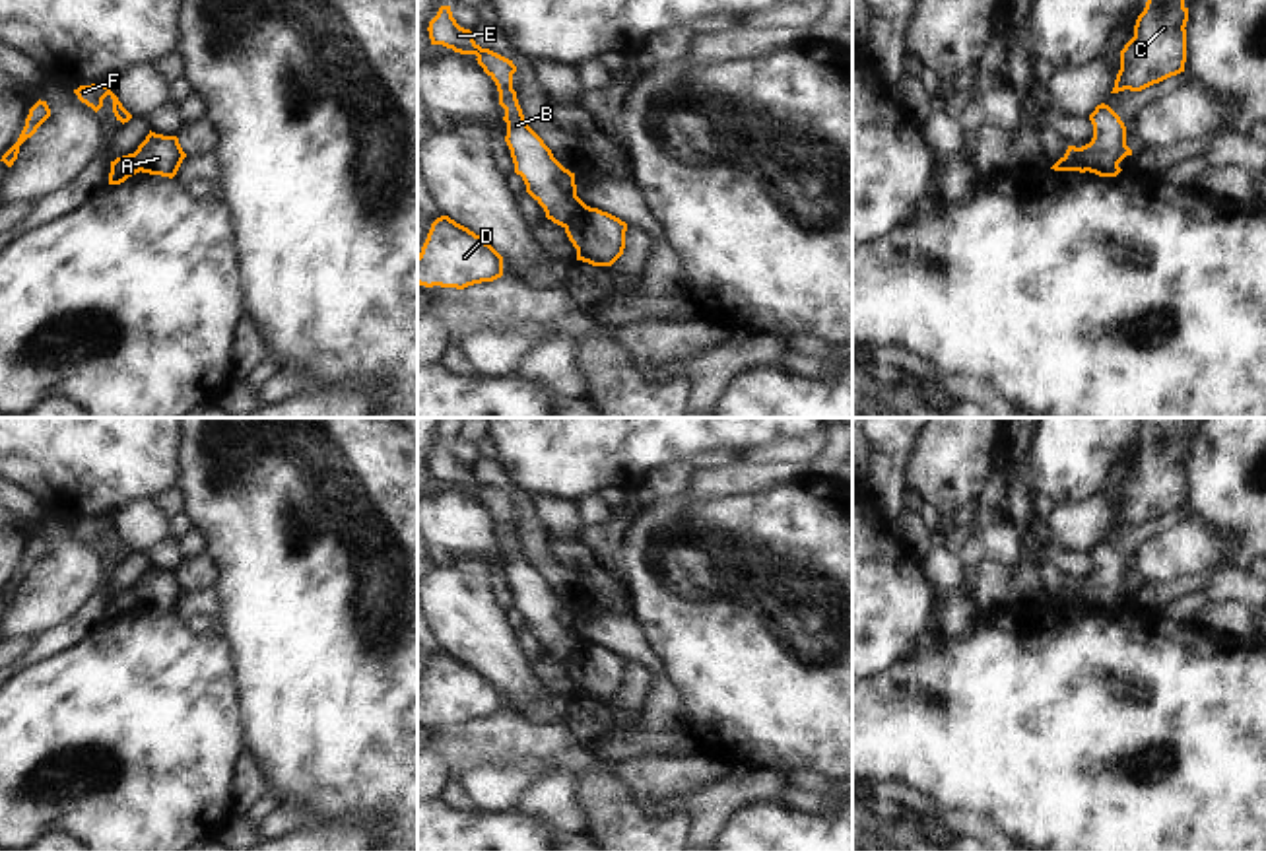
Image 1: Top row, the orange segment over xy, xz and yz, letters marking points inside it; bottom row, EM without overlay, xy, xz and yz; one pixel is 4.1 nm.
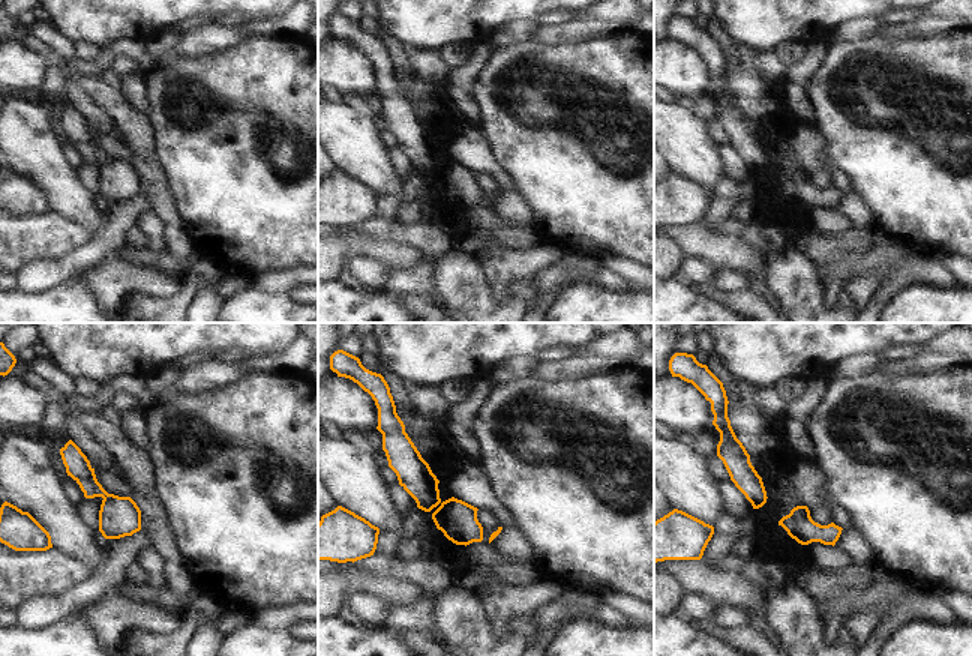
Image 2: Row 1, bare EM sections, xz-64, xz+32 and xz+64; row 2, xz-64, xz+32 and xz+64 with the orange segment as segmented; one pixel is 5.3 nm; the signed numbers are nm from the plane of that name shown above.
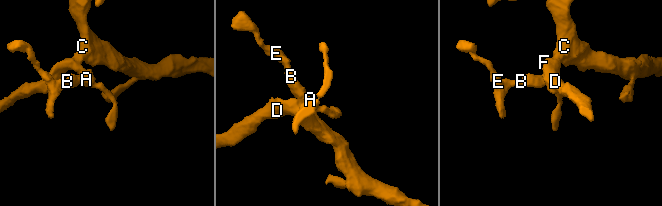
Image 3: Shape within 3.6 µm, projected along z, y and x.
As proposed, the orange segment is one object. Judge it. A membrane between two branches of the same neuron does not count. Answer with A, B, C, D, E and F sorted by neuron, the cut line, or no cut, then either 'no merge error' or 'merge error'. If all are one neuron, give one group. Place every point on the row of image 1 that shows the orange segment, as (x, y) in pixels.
A C D F / B E | xz (585, 204), (566, 228) | merge error

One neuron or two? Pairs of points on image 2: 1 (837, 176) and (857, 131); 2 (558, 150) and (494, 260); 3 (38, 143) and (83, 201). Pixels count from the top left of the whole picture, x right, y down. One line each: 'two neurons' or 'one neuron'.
1: two neurons
2: two neurons
3: one neuron

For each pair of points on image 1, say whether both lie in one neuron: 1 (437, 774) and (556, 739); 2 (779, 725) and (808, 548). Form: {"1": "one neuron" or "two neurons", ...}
{"1": "two neurons", "2": "one neuron"}

